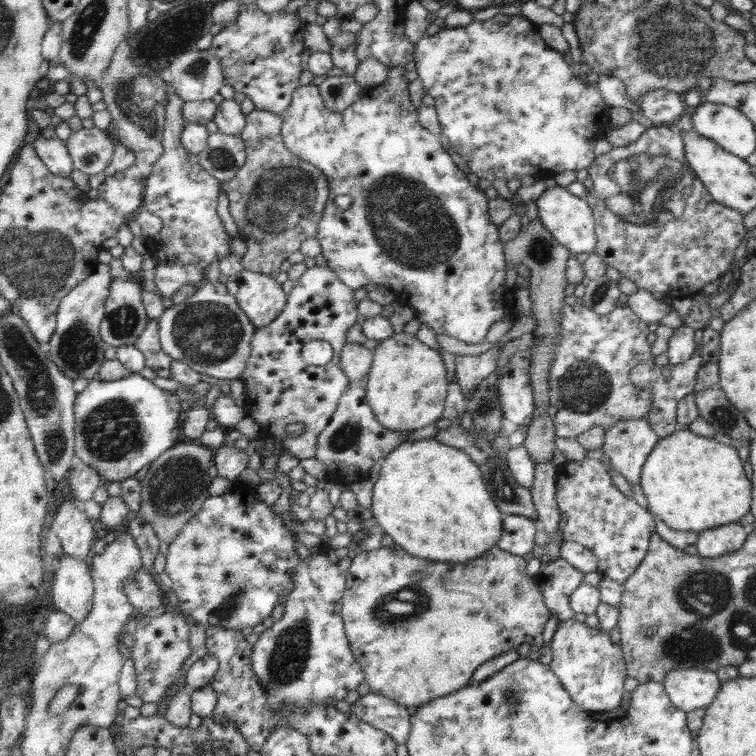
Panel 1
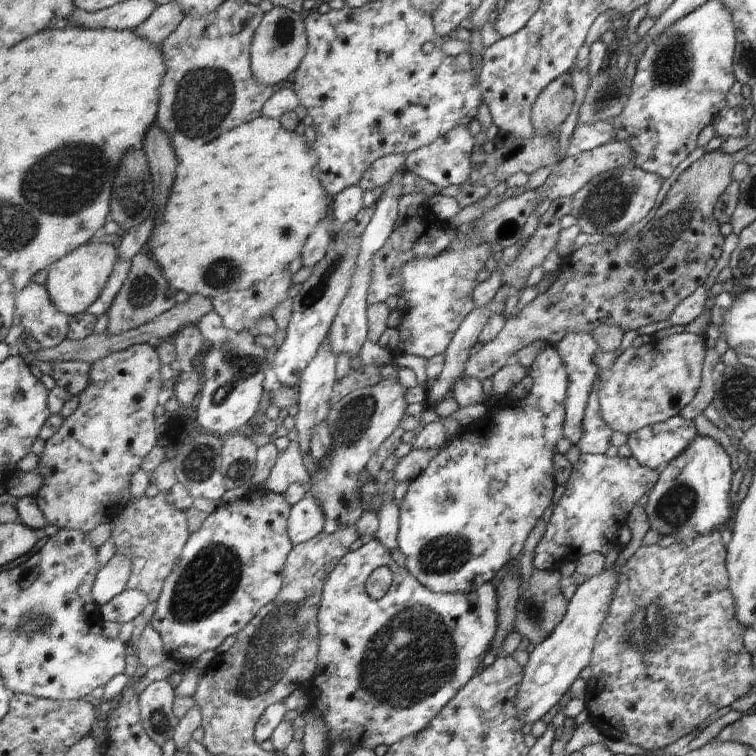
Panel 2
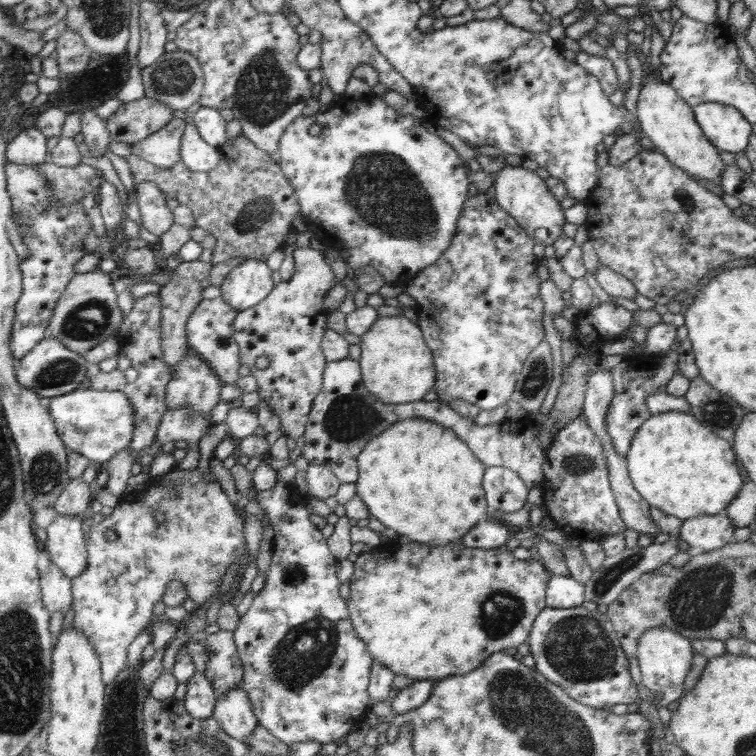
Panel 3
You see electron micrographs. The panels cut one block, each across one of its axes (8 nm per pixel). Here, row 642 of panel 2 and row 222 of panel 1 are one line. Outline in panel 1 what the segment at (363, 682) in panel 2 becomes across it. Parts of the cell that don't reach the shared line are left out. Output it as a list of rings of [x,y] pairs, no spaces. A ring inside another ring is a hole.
[[[409,64],[391,68],[389,70],[389,80],[385,80],[385,84],[365,90],[363,98],[359,98],[345,112],[329,112],[325,102],[323,102],[323,96],[319,94],[319,86],[313,86],[313,84],[299,86],[295,90],[291,108],[283,114],[283,120],[285,120],[285,124],[283,124],[285,146],[293,154],[297,154],[301,160],[305,160],[305,162],[317,166],[319,170],[323,170],[323,174],[331,182],[331,200],[327,202],[327,210],[325,210],[325,216],[319,224],[319,236],[317,236],[317,240],[323,248],[323,258],[327,260],[327,266],[333,268],[335,272],[339,272],[339,278],[345,284],[349,284],[355,292],[363,290],[363,288],[377,288],[377,286],[385,286],[393,294],[407,292],[409,294],[407,304],[419,312],[419,322],[429,326],[435,334],[447,334],[447,336],[453,336],[453,338],[463,340],[467,344],[481,344],[481,342],[487,342],[487,334],[493,332],[495,322],[503,320],[505,314],[511,314],[511,316],[515,314],[515,310],[513,310],[513,292],[515,290],[505,288],[505,276],[507,276],[505,264],[509,264],[505,244],[501,244],[501,240],[499,240],[499,226],[491,220],[491,212],[489,212],[491,210],[491,206],[489,206],[491,200],[485,196],[483,190],[479,190],[477,186],[473,186],[467,180],[467,174],[463,170],[457,168],[457,164],[453,162],[449,152],[443,148],[439,136],[429,132],[427,128],[423,128],[419,124],[419,108],[415,108],[411,104],[409,82],[405,80],[405,72],[409,72],[409,68],[411,68]],[[341,194],[351,196],[353,202],[351,202],[349,210],[343,210],[335,204],[335,198],[341,196]]]

